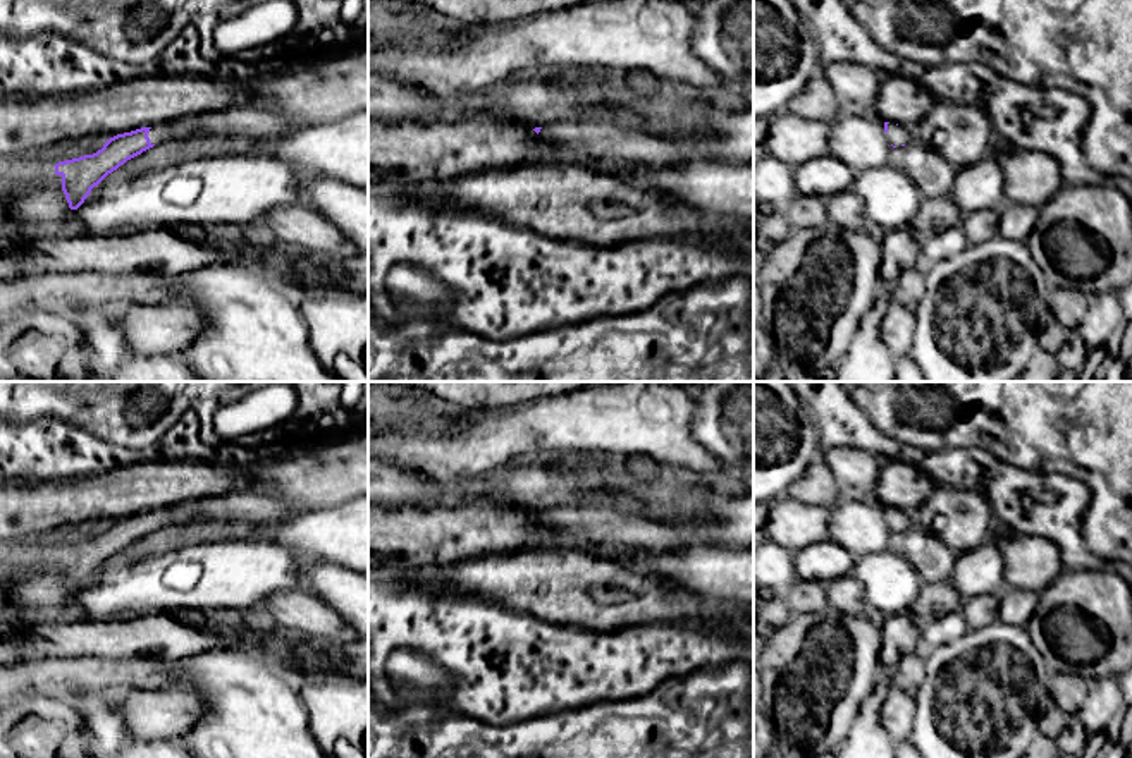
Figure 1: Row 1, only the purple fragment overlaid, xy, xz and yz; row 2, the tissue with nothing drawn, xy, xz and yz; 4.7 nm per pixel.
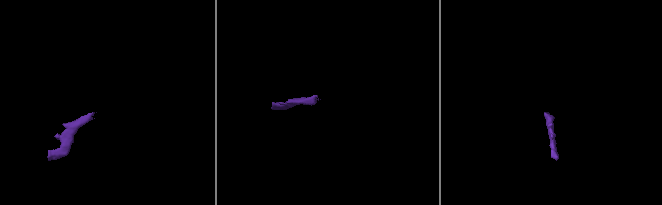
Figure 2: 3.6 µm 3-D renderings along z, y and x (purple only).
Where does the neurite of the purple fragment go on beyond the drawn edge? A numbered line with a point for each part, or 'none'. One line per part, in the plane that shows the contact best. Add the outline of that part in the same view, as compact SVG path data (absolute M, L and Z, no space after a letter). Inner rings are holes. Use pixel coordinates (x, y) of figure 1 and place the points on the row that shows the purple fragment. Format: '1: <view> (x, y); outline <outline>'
1: xy (243, 121); outline M234 105L155 125L150 129L148 138L155 146L167 139L189 139L200 136L236 136L246 141L268 141L279 139L294 129L294 124L265 108Z

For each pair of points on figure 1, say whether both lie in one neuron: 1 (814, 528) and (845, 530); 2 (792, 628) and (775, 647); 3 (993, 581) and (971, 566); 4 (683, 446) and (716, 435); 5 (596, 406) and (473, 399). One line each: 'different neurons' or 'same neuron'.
1: different neurons
2: same neuron
3: same neuron
4: different neurons
5: different neurons

